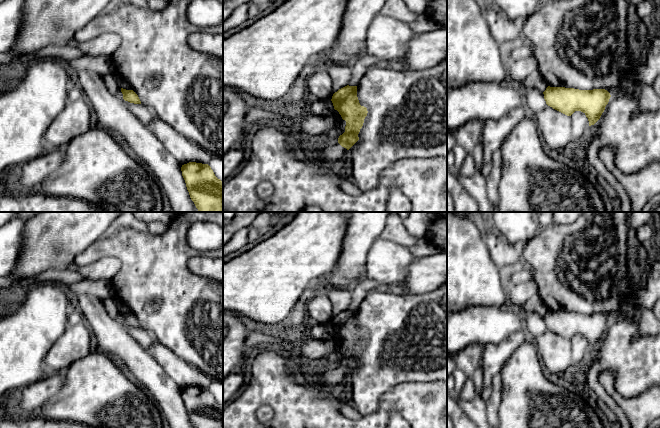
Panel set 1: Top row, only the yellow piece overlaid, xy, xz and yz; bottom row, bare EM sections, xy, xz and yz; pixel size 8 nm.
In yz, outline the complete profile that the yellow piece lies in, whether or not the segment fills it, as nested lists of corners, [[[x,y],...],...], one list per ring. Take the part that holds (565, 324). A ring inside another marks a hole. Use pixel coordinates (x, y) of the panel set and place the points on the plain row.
[[[550,310],[543,318],[548,330],[567,340],[575,335],[583,336],[588,342],[589,350],[600,343],[611,321],[605,313],[579,314]]]

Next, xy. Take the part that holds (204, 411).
[[[189,386],[182,389],[181,395],[194,428],[223,428],[223,405],[215,400],[208,388]]]

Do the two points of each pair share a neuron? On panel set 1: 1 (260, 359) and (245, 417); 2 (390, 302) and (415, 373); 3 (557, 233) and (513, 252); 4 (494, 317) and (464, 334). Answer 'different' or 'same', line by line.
1: same
2: same
3: different
4: same

